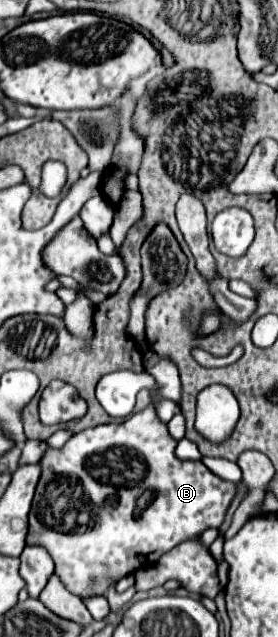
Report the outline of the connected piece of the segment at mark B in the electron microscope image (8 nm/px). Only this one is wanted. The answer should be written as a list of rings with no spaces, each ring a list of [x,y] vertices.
[[[149,405],[123,423],[105,423],[79,431],[61,449],[45,453],[41,461],[43,473],[29,513],[27,545],[39,545],[49,551],[57,577],[71,593],[103,595],[111,581],[119,581],[139,569],[139,555],[155,559],[193,535],[223,523],[235,485],[213,475],[201,461],[177,459],[175,445],[177,441],[169,435],[167,425],[159,421],[155,407]]]

